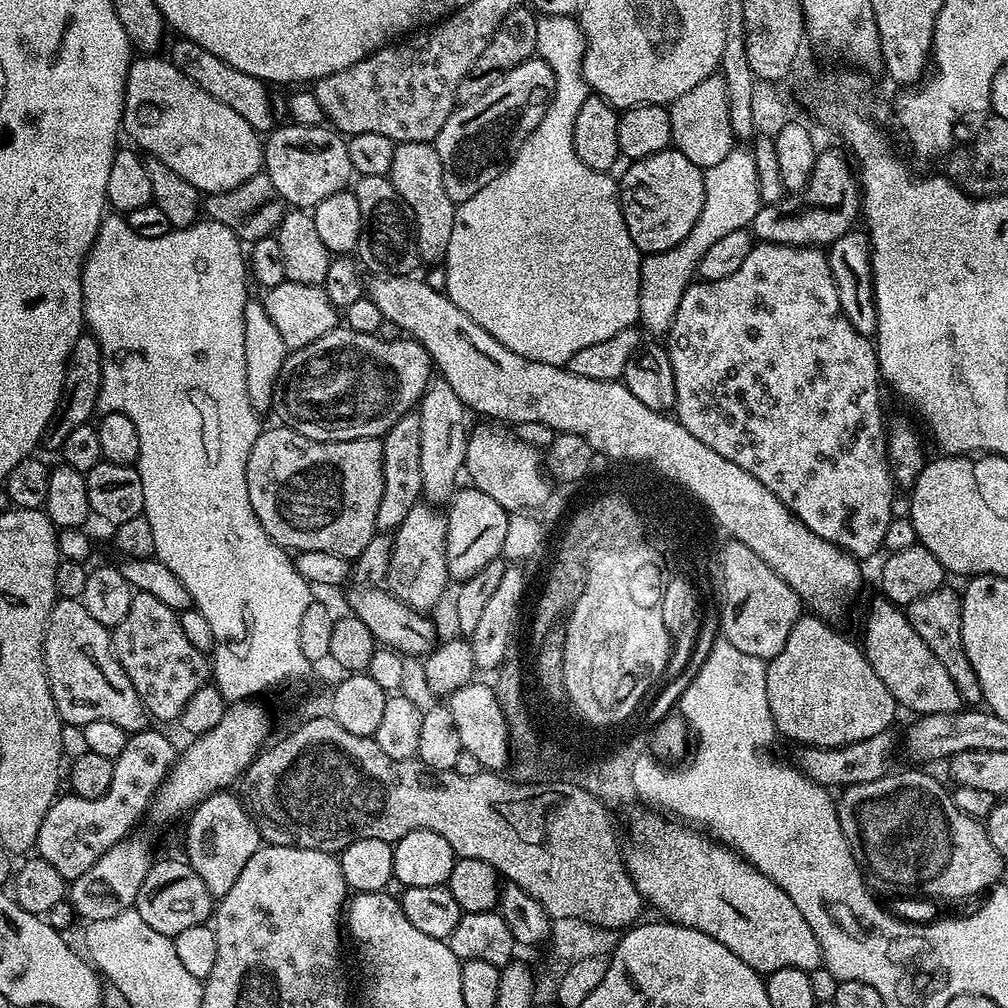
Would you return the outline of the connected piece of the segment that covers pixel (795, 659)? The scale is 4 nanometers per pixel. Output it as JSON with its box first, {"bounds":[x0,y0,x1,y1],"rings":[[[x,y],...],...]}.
{"bounds":[766,614,898,748],"rings":[[[802,614],[786,638],[786,646],[766,664],[766,698],[770,702],[770,714],[776,723],[776,731],[781,737],[793,740],[796,746],[809,748],[841,748],[874,734],[882,734],[893,726],[892,719],[898,713],[895,698],[886,690],[882,678],[874,674],[874,666],[864,656],[863,647],[847,640],[840,632],[835,632],[829,621],[815,615]]]}

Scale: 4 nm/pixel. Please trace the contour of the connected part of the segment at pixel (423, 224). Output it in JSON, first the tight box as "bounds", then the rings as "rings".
{"bounds":[388,142,456,265],"rings":[[[406,142],[397,144],[394,150],[394,162],[388,176],[394,190],[410,206],[416,223],[416,241],[418,254],[425,265],[439,265],[444,259],[450,234],[454,230],[456,205],[446,194],[446,185],[442,182],[442,162],[438,159],[438,150],[432,142]]]}

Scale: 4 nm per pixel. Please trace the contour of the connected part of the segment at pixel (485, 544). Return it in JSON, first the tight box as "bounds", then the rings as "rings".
{"bounds":[446,486,510,582],"rings":[[[475,486],[467,487],[461,487],[446,508],[446,562],[449,577],[456,582],[470,578],[470,574],[478,574],[478,570],[482,570],[486,562],[501,555],[510,515],[506,509],[498,506],[498,502],[494,502],[494,498],[490,498],[490,494],[482,494],[482,490]]]}

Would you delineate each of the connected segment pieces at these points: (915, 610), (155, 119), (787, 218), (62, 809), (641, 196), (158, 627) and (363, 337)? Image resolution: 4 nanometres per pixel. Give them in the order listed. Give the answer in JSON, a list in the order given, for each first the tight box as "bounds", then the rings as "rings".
[{"bounds":[906,586,984,706],"rings":[[[945,586],[918,598],[906,605],[906,615],[910,626],[918,630],[918,638],[930,646],[934,658],[946,666],[954,686],[958,688],[961,701],[968,706],[976,706],[984,699],[982,686],[978,682],[978,674],[974,674],[974,666],[970,666],[970,658],[966,658],[966,650],[962,646],[962,602],[961,593],[951,586]]]},{"bounds":[122,54,264,194],"rings":[[[156,54],[141,55],[133,59],[128,71],[122,128],[132,135],[131,143],[166,162],[201,194],[229,192],[259,174],[264,166],[261,133],[230,106],[210,98],[198,82],[175,68],[171,59],[160,58]]]},{"bounds":[750,151,862,248],"rings":[[[821,151],[817,155],[814,170],[810,174],[810,182],[802,193],[804,204],[798,205],[796,209],[792,209],[788,202],[781,203],[779,206],[765,204],[758,210],[758,214],[754,214],[750,231],[759,243],[789,244],[792,248],[820,248],[821,246],[831,246],[835,240],[842,238],[842,234],[853,231],[855,224],[852,223],[858,220],[862,212],[860,185],[849,157],[843,151],[840,152]]]},{"bounds":[35,730,178,882],"rings":[[[145,730],[129,735],[122,754],[112,766],[112,778],[106,794],[98,798],[82,798],[75,794],[61,795],[50,806],[46,818],[42,818],[42,830],[38,830],[35,851],[43,860],[50,862],[65,882],[78,879],[110,846],[125,839],[132,828],[152,807],[156,791],[168,776],[178,755],[168,736]]]},{"bounds":[618,146,704,254],"rings":[[[672,146],[650,158],[631,161],[627,167],[624,177],[621,175],[618,180],[618,195],[634,246],[641,254],[665,252],[678,246],[694,230],[694,222],[698,222],[698,214],[704,209],[704,169],[694,166],[686,154]]]},{"bounds":[111,591,210,721],"rings":[[[133,591],[130,610],[118,626],[111,629],[112,653],[118,658],[122,670],[126,670],[126,678],[130,678],[130,686],[138,690],[138,698],[142,706],[147,710],[149,717],[156,720],[179,721],[182,710],[186,710],[186,702],[204,684],[210,680],[210,660],[209,657],[194,646],[182,634],[182,622],[180,617],[170,606],[163,602],[158,602],[158,598],[153,598],[145,592]]]},{"bounds":[271,326,433,442],"rings":[[[337,326],[332,332],[322,334],[322,338],[318,338],[301,348],[289,351],[286,362],[276,379],[276,389],[272,395],[271,411],[273,413],[276,412],[277,418],[280,419],[277,421],[283,427],[292,428],[298,434],[302,434],[311,440],[321,440],[322,442],[346,442],[347,440],[357,440],[358,438],[375,440],[385,436],[390,430],[390,426],[394,426],[394,422],[398,422],[398,418],[402,418],[419,405],[420,398],[424,395],[424,391],[428,389],[428,382],[433,379],[433,376],[433,362],[428,357],[428,351],[417,340],[405,338],[398,342],[382,342],[382,338],[378,338],[375,334],[358,334],[354,330],[347,328],[347,326]]]}]

